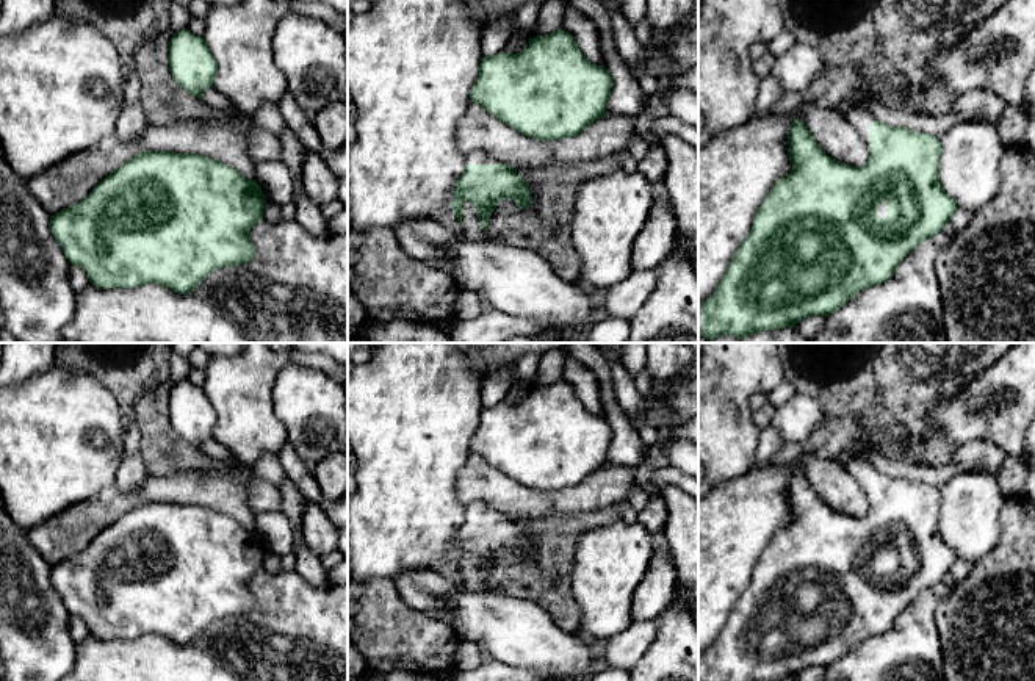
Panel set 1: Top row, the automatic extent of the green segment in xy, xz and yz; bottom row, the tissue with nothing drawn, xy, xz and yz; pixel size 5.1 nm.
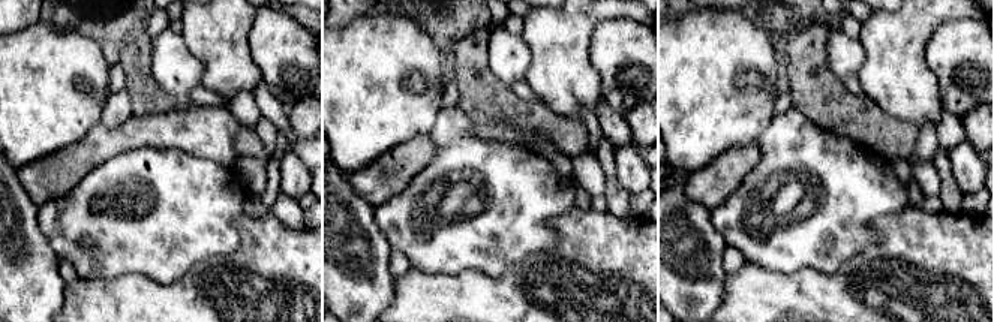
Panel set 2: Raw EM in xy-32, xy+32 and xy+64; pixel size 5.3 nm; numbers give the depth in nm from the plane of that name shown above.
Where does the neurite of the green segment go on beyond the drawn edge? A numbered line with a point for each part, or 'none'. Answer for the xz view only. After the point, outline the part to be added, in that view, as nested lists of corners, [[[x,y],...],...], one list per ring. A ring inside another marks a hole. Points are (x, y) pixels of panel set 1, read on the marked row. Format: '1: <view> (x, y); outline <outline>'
1: xz (476, 157); outline [[[473,152],[465,158],[465,164],[499,164],[499,161],[485,152]]]

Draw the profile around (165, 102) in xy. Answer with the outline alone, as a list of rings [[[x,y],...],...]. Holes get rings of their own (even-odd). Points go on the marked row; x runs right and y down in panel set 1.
[[[161,33],[142,44],[135,53],[135,72],[141,81],[139,102],[152,125],[199,121],[225,125],[232,110],[211,108],[202,99],[188,94],[169,70],[171,34]]]

